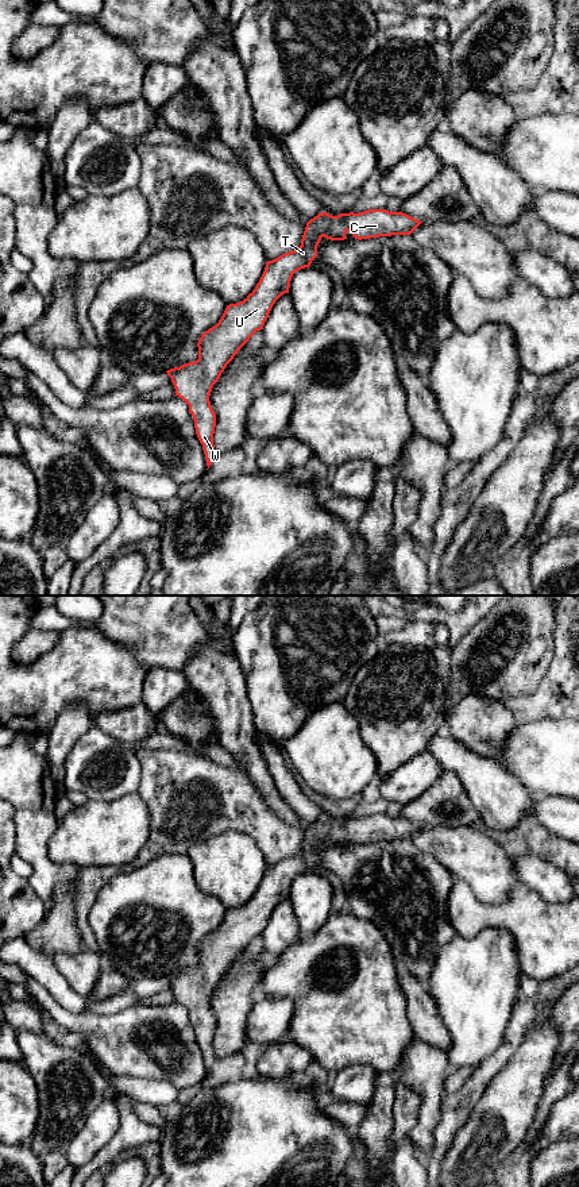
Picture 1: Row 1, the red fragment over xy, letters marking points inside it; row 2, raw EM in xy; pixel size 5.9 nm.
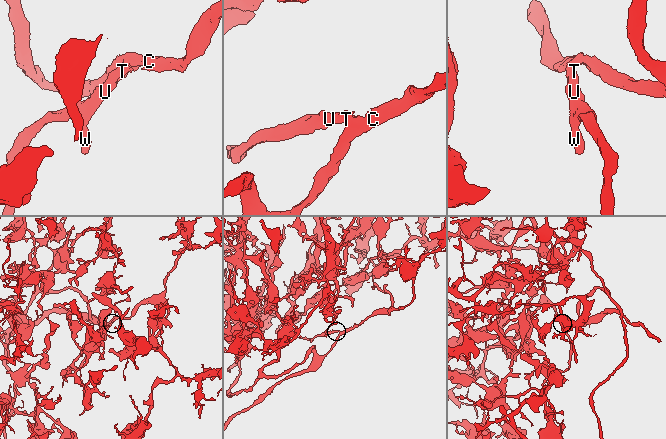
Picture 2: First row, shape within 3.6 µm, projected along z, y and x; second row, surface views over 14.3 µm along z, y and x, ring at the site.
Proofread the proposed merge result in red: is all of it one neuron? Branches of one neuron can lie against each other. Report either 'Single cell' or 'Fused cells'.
Single cell

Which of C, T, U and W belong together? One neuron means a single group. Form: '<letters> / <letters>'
C T U W

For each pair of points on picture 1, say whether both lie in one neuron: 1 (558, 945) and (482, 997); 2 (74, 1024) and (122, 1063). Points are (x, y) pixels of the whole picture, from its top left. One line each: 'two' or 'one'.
1: two
2: one

